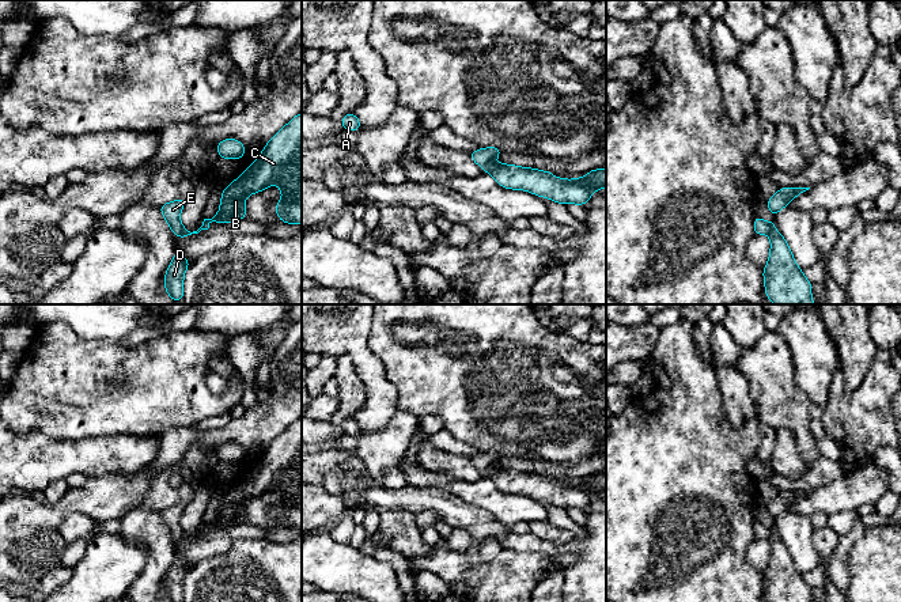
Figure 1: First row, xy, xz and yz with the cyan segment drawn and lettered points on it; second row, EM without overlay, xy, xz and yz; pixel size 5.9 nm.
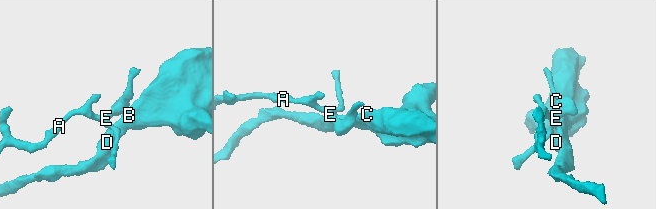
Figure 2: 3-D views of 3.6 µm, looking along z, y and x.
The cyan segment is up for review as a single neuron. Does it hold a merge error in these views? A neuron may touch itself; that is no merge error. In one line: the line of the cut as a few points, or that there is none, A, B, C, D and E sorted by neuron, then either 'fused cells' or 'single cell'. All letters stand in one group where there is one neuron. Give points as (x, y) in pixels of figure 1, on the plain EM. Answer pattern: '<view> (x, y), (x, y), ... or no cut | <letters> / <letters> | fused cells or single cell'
xz (491, 465), (483, 472) | A E / B C D | fused cells

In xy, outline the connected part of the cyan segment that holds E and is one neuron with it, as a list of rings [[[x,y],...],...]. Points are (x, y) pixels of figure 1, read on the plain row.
[[[178,503],[175,506],[170,506],[159,511],[164,525],[169,527],[175,541],[178,541],[182,535],[185,535],[185,531],[179,525],[179,519],[185,507],[186,507],[186,503]]]

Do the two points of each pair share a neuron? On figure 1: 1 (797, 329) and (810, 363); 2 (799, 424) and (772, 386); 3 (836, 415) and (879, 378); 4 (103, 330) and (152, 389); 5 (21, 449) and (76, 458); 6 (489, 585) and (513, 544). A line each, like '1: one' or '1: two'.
1: one
2: one
3: one
4: two
5: one
6: two

